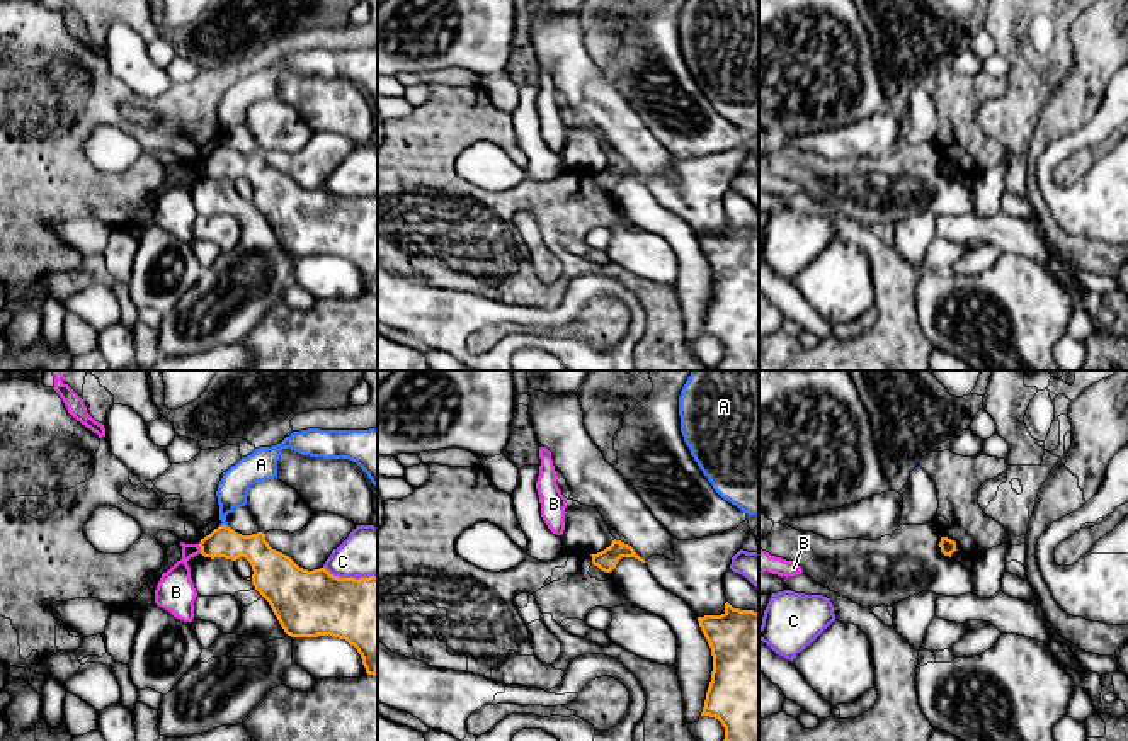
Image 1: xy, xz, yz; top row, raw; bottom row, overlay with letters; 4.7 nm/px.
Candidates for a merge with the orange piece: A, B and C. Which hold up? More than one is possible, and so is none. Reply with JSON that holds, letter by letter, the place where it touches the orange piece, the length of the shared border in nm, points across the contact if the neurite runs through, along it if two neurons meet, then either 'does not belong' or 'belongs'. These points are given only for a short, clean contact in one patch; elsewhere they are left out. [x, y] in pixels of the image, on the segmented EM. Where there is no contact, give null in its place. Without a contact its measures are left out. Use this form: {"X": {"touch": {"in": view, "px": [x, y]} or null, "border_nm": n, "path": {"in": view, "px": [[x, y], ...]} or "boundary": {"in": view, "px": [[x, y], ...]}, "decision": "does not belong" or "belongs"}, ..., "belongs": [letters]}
{"A": {"touch": {"in": "xy", "px": [225, 526]}, "border_nm": 50, "decision": "does not belong"}, "B": {"touch": {"in": "xy", "px": [201, 549]}, "border_nm": 50, "boundary": {"in": "xy", "px": [[198, 544], [201, 553]]}, "decision": "does not belong"}, "C": {"touch": {"in": "xy", "px": [351, 578]}, "border_nm": 260, "decision": "does not belong"}, "belongs": []}

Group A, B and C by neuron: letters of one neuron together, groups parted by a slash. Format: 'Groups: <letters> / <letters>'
Groups: A / B / C

